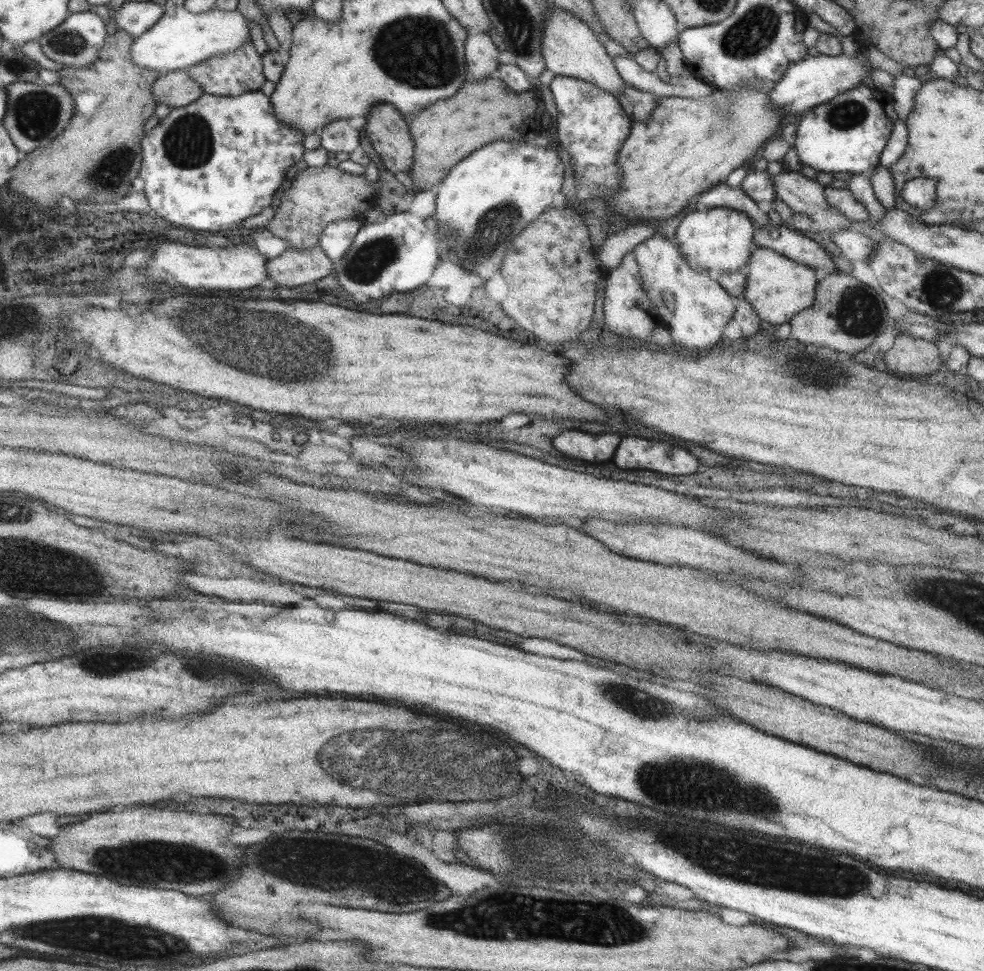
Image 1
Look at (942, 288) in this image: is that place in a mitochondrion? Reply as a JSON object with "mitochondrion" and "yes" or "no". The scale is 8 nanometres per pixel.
{"mitochondrion":"yes"}

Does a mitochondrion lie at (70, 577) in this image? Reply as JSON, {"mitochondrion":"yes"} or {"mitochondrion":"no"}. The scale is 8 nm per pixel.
{"mitochondrion":"yes"}

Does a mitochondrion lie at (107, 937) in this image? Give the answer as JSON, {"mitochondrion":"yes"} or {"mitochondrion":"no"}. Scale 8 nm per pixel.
{"mitochondrion":"yes"}

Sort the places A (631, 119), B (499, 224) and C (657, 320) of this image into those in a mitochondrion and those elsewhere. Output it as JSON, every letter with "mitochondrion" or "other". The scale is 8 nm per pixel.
{"A":"other","B":"mitochondrion","C":"other"}

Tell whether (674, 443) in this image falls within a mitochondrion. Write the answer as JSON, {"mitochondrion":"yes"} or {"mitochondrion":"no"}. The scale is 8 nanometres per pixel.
{"mitochondrion":"no"}

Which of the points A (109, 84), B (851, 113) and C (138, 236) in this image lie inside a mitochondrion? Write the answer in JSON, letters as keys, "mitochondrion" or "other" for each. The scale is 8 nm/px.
{"A":"other","B":"mitochondrion","C":"other"}

